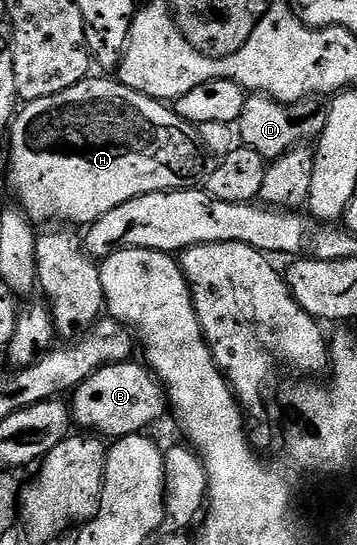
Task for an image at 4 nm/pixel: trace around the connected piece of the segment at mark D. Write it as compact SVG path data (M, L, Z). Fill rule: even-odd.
M253 94L246 99L243 114L235 125L236 135L244 147L255 150L265 161L278 160L295 147L316 141L327 126L328 103L320 96L308 96L293 104L280 104L269 96Z

